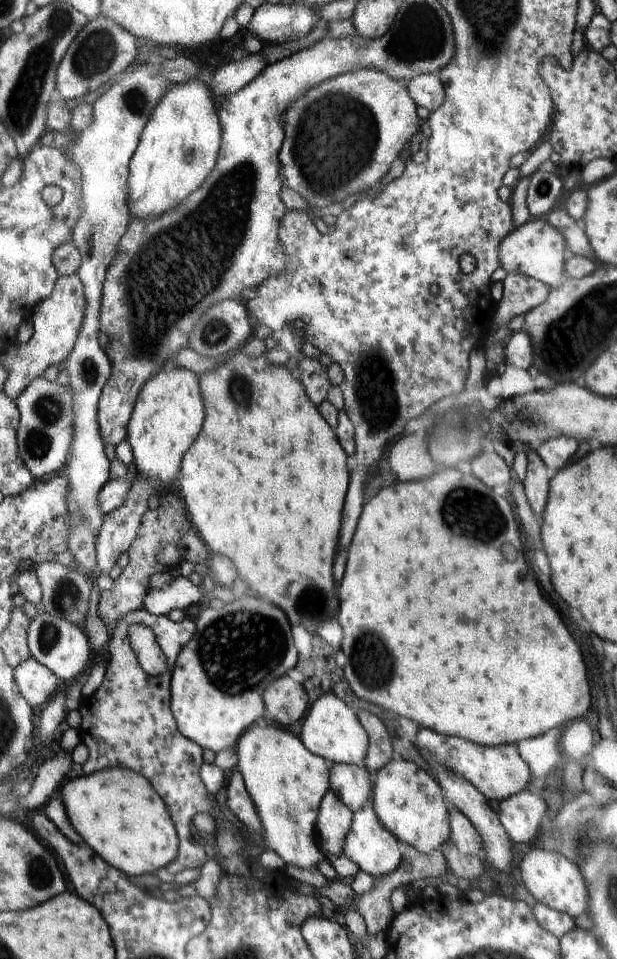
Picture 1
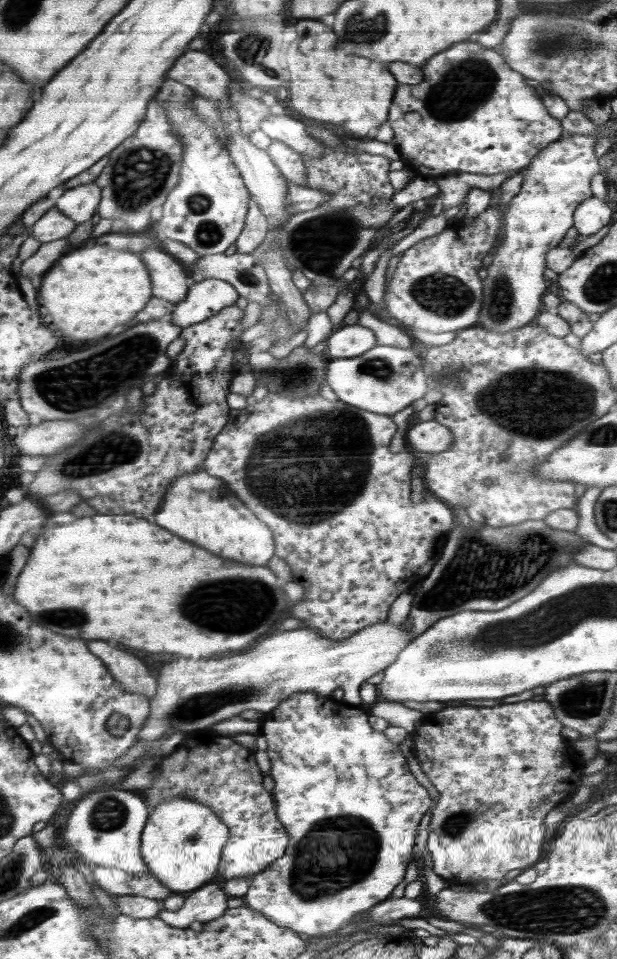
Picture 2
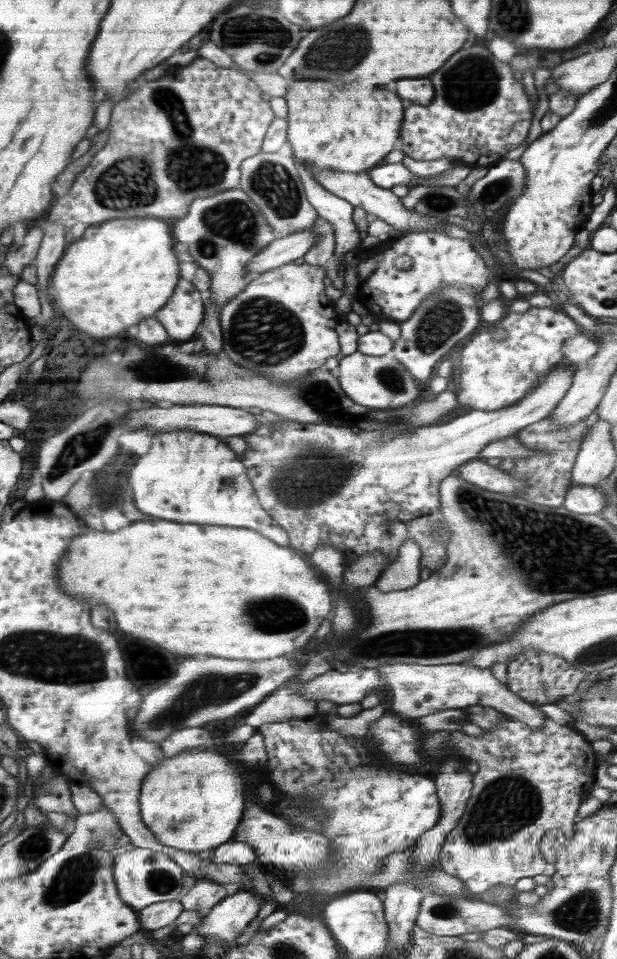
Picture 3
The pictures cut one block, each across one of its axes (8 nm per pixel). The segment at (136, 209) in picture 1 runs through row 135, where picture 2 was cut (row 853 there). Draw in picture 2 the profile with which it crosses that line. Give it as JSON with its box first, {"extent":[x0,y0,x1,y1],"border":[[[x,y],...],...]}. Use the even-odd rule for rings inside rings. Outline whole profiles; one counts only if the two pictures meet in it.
{"extent":[142,797,230,895],"border":[[[186,797],[168,798],[152,810],[142,834],[142,855],[150,867],[150,874],[178,895],[185,895],[208,884],[217,874],[222,849],[230,838],[230,829],[210,807]]]}

